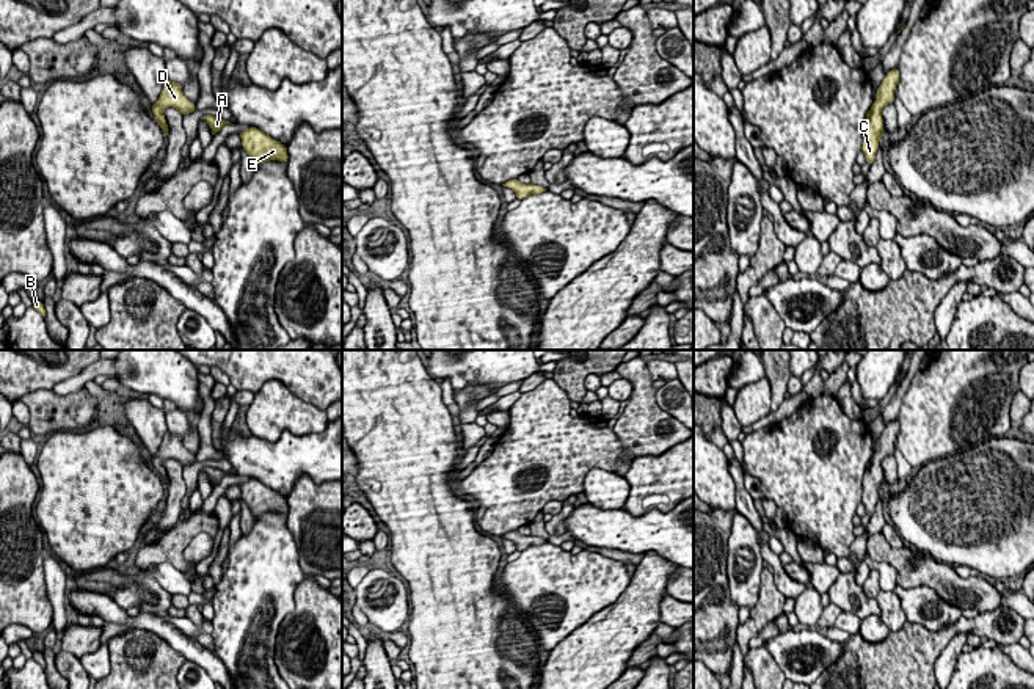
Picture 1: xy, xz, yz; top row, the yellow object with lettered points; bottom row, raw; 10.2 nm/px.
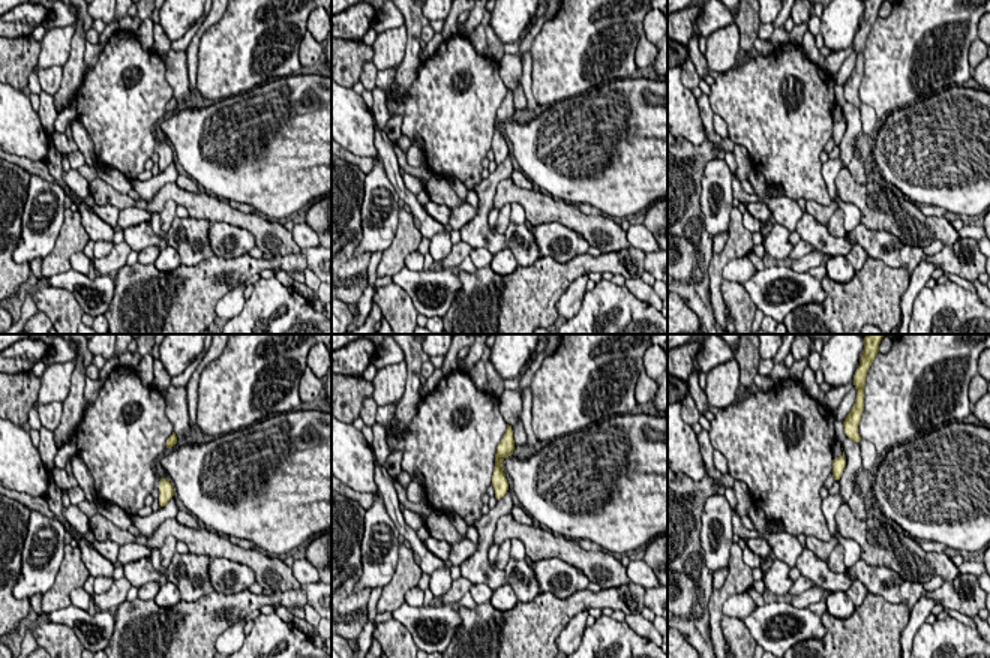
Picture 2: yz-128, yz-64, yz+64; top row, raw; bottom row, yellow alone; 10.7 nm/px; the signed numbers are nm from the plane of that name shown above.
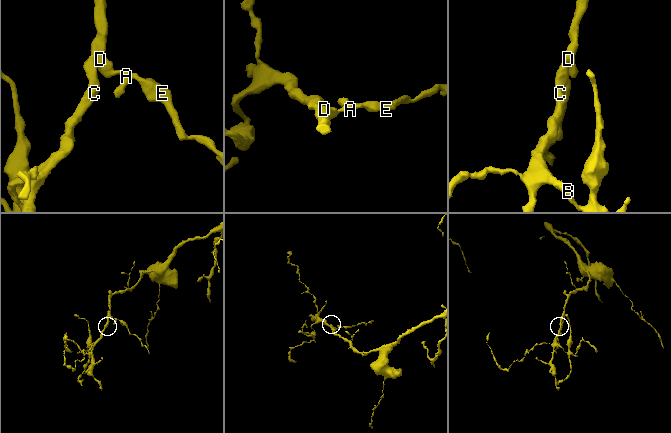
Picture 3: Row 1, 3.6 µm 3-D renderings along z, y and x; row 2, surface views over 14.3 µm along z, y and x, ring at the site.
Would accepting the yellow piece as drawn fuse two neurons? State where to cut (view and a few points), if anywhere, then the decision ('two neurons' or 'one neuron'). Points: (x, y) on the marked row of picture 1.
cut none; one neuron

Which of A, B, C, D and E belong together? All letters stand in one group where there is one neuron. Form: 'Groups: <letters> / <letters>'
Groups: A B C D E

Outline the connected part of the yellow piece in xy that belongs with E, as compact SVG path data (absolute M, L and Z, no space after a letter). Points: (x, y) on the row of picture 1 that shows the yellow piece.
M249 127L238 135L253 165L270 160L289 162L287 146L265 135L257 127Z

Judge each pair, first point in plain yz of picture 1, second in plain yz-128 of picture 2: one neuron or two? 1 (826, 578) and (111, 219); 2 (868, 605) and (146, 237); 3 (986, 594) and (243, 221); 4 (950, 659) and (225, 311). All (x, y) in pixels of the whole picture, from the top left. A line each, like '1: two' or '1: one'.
1: two
2: one
3: one
4: one

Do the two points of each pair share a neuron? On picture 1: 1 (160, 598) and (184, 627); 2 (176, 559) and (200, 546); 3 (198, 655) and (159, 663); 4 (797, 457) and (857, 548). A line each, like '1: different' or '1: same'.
1: same
2: different
3: different
4: different

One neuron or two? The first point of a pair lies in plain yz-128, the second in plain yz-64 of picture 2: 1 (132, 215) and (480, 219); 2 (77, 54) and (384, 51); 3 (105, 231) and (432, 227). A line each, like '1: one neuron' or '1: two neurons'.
1: two neurons
2: two neurons
3: one neuron

